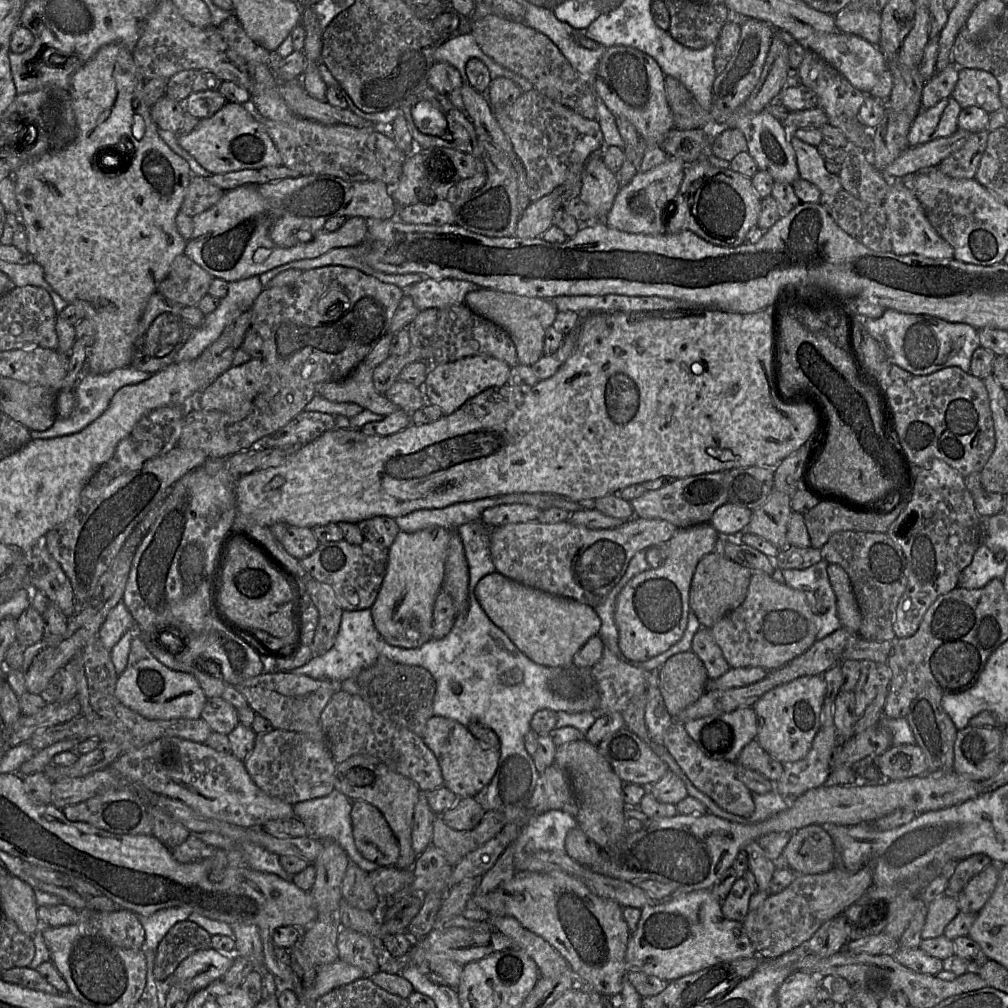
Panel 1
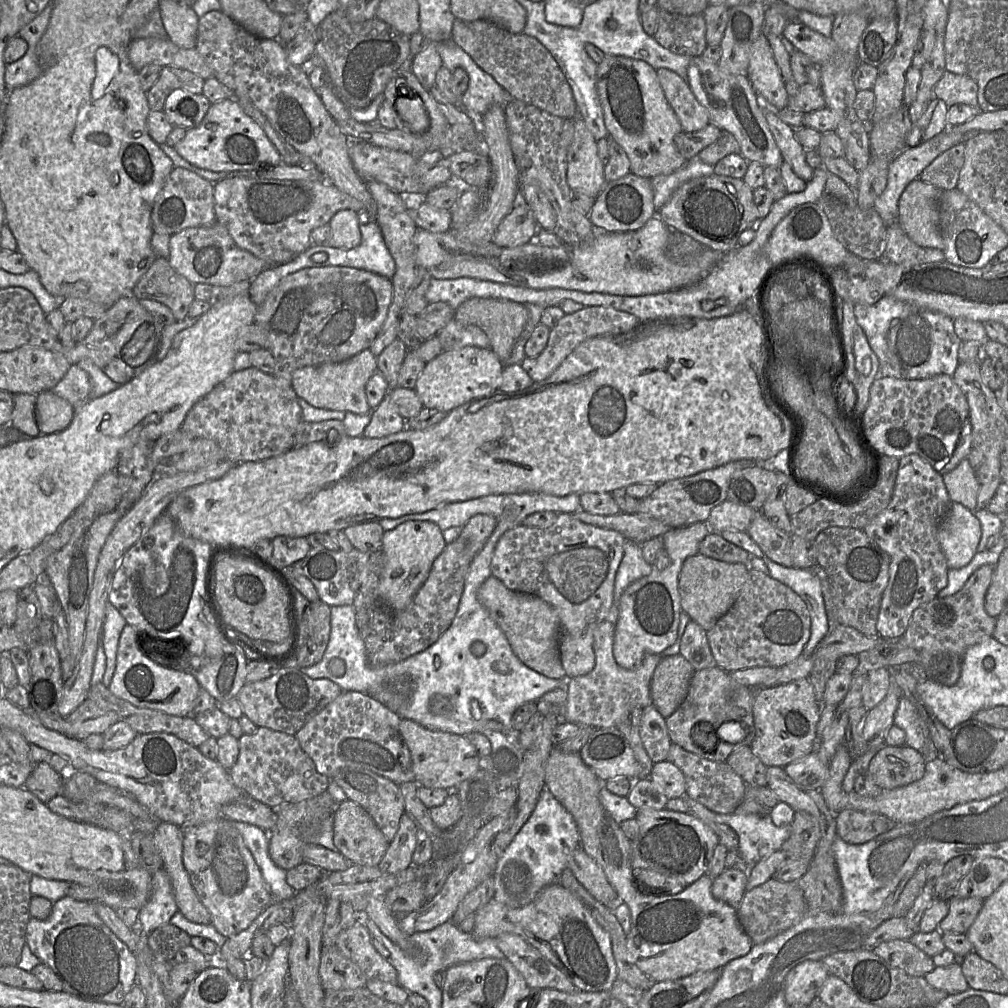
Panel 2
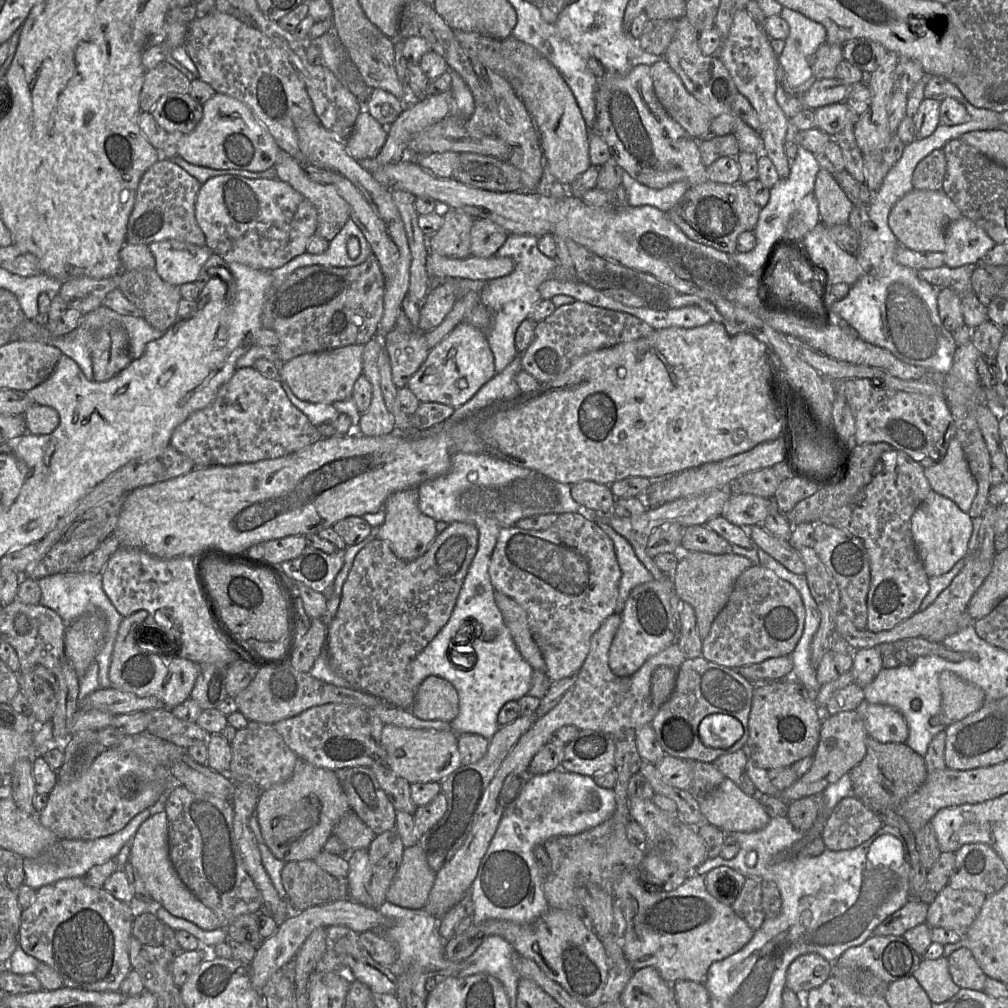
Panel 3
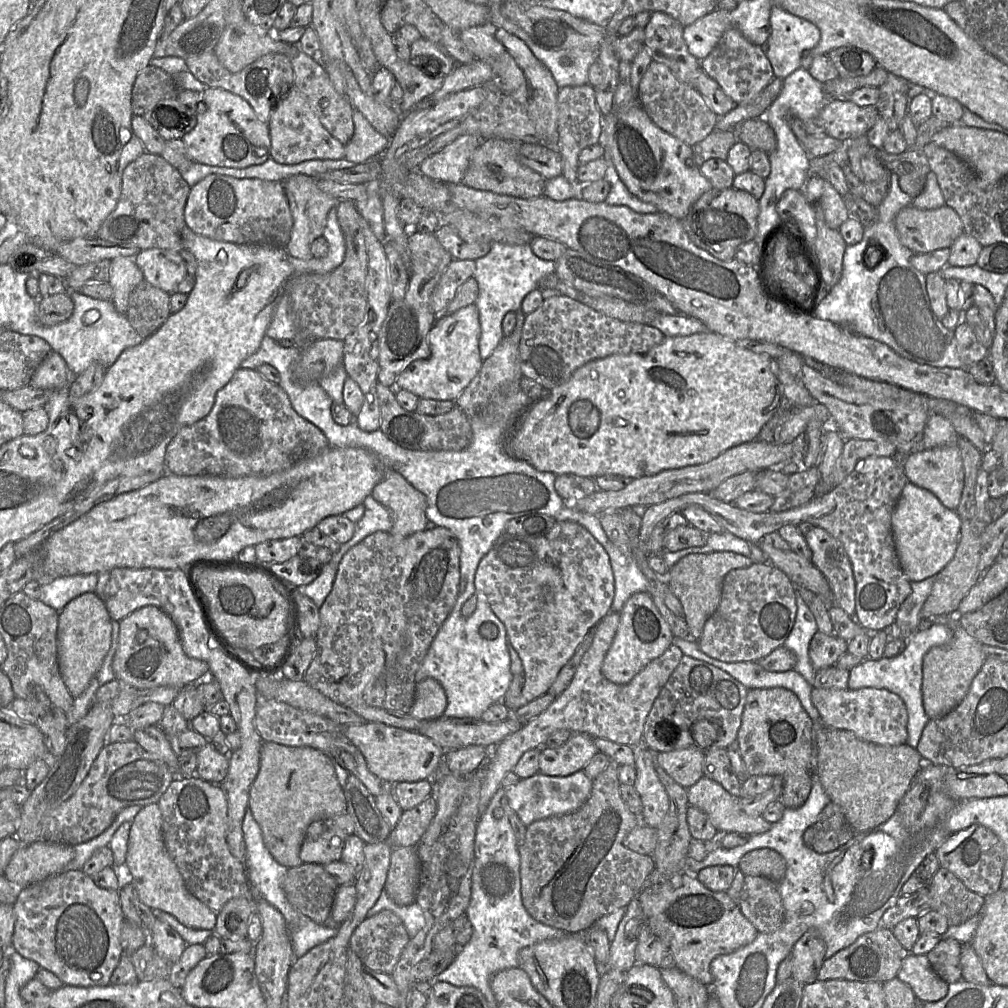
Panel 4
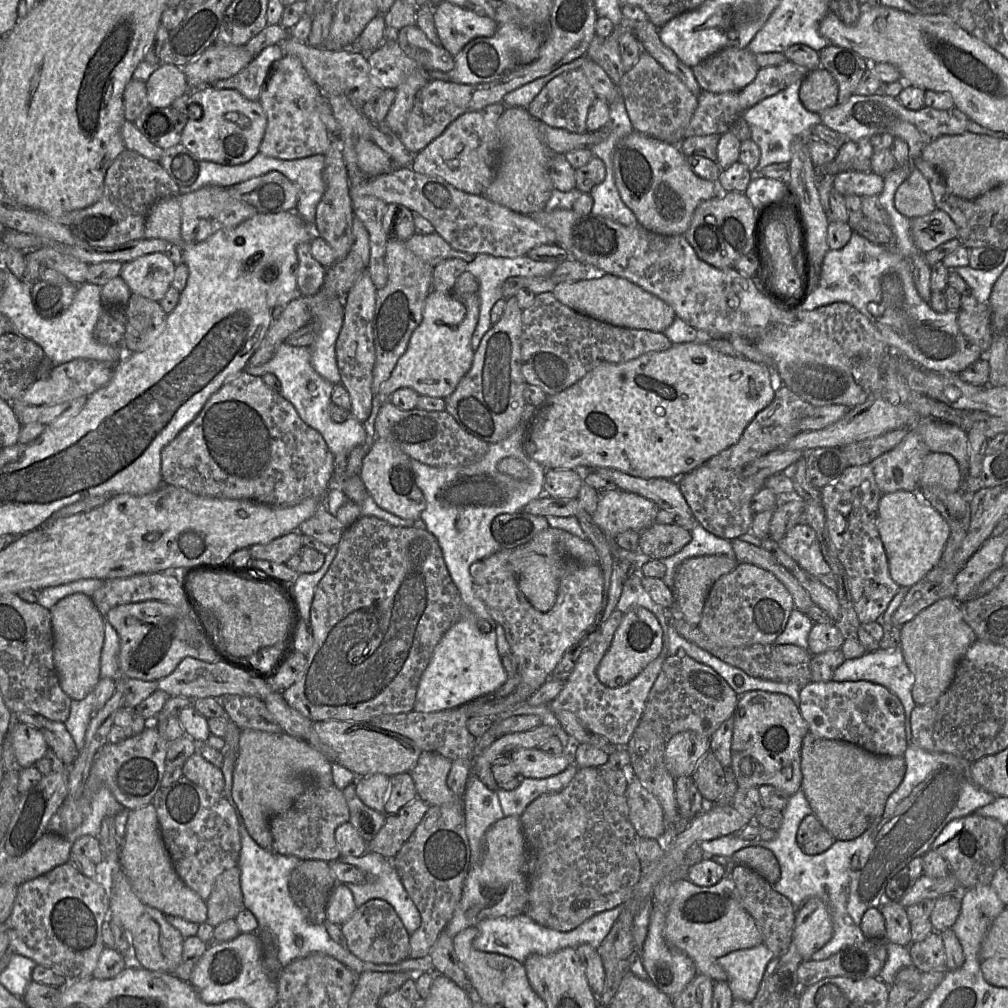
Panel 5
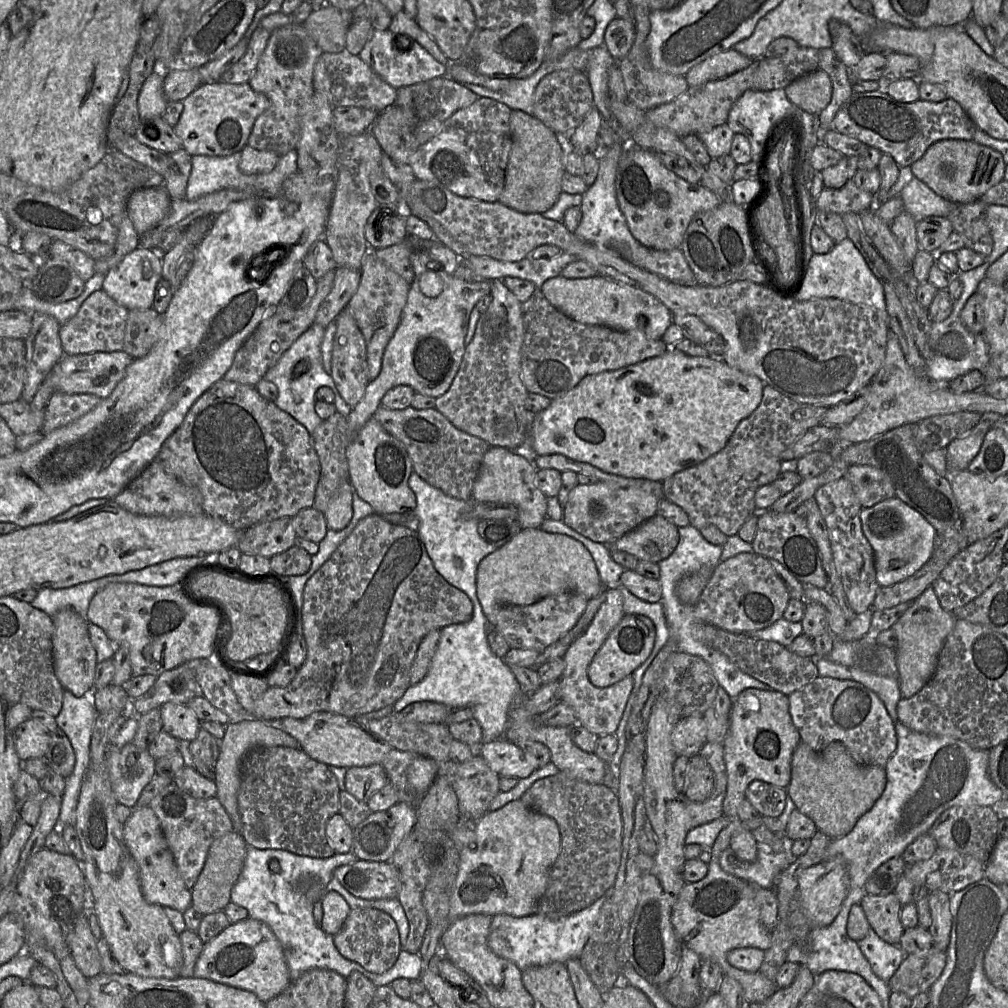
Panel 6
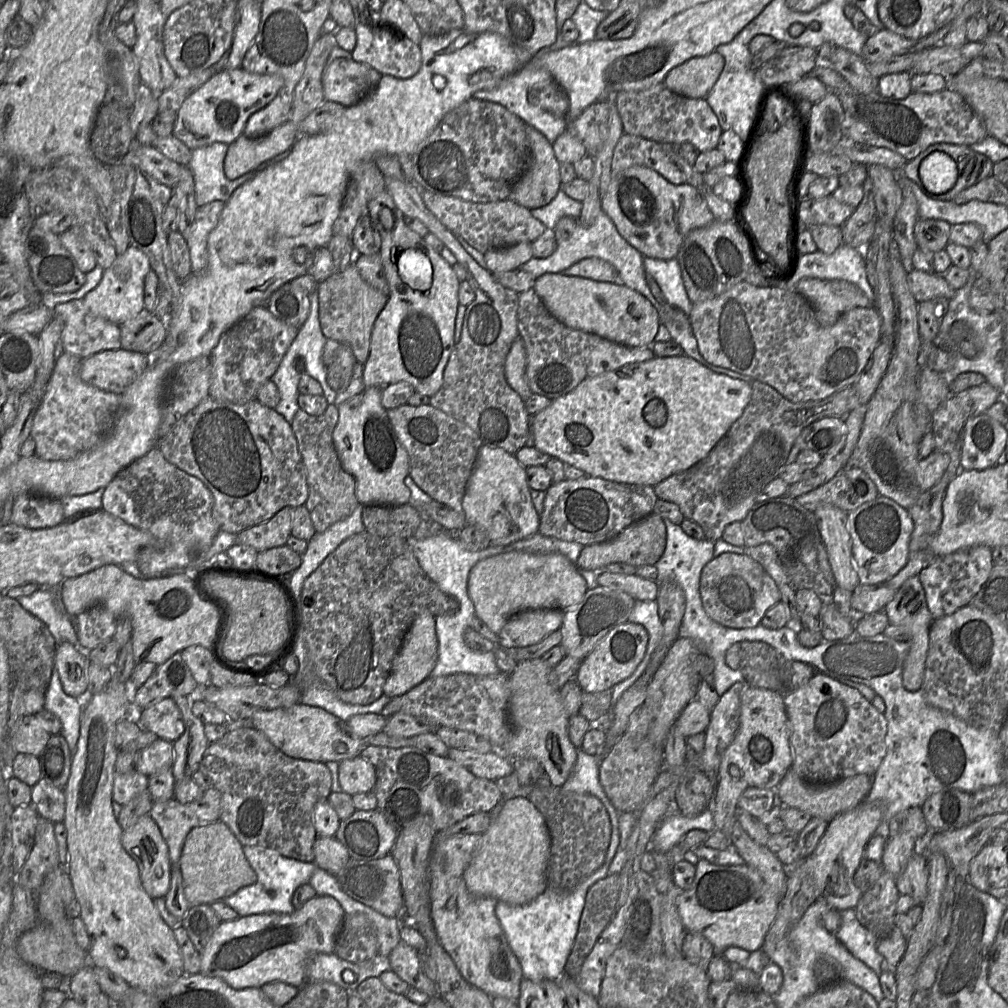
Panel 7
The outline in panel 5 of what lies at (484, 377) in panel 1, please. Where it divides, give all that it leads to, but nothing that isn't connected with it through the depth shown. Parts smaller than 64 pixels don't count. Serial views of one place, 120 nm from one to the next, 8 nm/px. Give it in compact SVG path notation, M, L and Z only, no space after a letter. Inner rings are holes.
M432 289L424 303L421 323L378 395L386 401L400 388L411 388L419 395L434 398L446 398L452 394L472 366L474 350L471 339L479 312L479 290L478 294L458 294L453 290L438 292Z

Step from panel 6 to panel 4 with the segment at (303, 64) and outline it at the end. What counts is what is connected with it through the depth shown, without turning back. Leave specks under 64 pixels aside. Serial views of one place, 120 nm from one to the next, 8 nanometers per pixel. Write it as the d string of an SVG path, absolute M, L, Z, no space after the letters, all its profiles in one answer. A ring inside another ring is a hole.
M295 86L276 104L267 125L271 139L270 158L278 163L345 159L345 145L324 128L305 96Z

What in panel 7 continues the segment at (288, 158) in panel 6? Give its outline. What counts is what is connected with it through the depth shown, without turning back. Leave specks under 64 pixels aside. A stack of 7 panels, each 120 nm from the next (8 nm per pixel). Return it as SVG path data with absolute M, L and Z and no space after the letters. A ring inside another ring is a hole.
M215 142L192 150L188 166L194 178L195 198L198 207L216 200L227 202L239 186L254 178L266 167L287 158L291 152L291 149L287 149L254 170L230 180L224 172L224 159L227 150L228 145L222 142Z

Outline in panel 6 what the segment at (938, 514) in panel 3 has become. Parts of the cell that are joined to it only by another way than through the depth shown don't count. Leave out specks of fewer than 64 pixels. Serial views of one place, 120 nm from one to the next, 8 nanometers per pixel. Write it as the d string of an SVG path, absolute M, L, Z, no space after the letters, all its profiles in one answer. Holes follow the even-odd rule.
M897 497L885 499L860 512L862 530L874 552L876 580L880 587L892 586L920 570L932 557L937 531L925 517Z

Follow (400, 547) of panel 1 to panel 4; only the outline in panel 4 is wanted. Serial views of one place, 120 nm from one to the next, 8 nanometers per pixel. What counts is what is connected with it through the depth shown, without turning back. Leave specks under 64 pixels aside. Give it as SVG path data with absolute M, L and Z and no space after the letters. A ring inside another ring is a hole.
M387 468L371 495L390 512L393 520L390 530L392 535L406 537L426 530L426 497L399 472Z

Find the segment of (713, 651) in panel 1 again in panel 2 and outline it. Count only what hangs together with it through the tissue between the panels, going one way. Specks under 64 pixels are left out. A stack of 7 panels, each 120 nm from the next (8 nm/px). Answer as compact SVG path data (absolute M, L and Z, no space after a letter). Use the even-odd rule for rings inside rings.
M693 620L687 623L678 654L683 656L694 670L717 666L709 647L706 631Z

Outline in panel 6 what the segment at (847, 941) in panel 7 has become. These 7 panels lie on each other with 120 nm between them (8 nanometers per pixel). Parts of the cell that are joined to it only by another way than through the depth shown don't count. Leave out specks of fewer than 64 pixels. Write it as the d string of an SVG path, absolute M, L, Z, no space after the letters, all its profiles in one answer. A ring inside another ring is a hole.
M872 928L863 939L856 942L873 972L888 983L905 958L904 951L899 945L892 945L882 940Z

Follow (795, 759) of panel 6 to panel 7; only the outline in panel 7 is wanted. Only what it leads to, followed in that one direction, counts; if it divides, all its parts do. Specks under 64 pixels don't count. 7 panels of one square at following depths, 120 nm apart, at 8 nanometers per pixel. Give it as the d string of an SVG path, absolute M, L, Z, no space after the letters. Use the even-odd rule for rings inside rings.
M790 768L775 789L784 807L802 810L811 817L822 818L829 823L836 816L854 809L863 802L872 786L873 775L868 774L845 778L829 785L811 785Z

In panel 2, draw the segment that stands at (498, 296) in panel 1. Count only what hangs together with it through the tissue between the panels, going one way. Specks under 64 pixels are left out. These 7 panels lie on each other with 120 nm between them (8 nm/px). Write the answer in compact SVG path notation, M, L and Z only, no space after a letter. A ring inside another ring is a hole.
M473 297L459 305L454 319L483 330L490 340L491 349L505 366L508 365L507 361L513 347L524 330L528 320L528 310L524 304L507 299Z

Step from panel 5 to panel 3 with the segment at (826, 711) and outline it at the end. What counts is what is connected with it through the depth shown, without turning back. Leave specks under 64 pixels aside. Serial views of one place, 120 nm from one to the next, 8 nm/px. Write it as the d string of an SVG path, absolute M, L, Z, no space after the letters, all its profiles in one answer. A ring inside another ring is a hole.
M863 700L855 710L861 717L869 737L881 743L905 743L908 726L899 711Z

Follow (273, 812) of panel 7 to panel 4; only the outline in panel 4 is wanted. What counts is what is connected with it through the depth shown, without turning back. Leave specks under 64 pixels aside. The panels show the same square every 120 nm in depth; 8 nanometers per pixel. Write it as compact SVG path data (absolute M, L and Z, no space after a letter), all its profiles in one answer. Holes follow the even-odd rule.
M346 812L341 815L312 822L301 846L303 863L327 864L339 861L346 839L355 834L355 825Z

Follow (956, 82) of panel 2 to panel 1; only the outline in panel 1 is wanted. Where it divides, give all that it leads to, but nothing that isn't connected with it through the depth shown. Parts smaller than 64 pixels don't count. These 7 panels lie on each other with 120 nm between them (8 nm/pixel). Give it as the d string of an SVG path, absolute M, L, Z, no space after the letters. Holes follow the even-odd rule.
M966 68L959 72L958 81L951 94L962 108L979 107L988 113L1002 108L996 77L981 69Z

